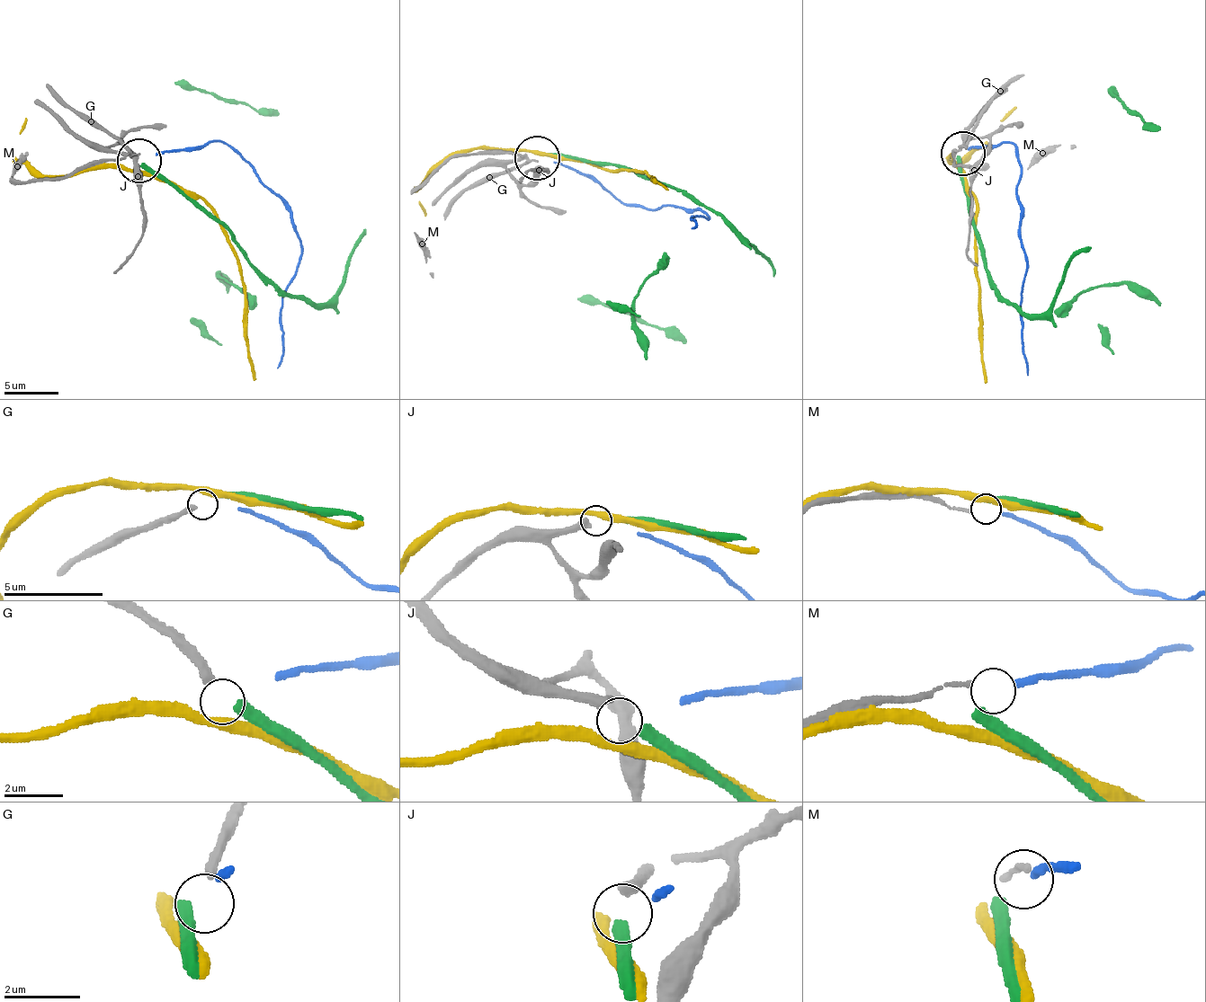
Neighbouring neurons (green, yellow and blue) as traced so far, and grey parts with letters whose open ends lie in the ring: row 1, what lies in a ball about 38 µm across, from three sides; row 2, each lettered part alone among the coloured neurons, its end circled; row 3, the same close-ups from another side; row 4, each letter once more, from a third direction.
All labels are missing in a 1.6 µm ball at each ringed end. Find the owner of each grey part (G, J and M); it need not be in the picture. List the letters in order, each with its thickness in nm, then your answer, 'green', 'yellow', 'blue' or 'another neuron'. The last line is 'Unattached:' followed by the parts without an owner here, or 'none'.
G: 280 nm | another neuron
J: 340 nm | green
M: 140 nm | blue
Unattached: G

